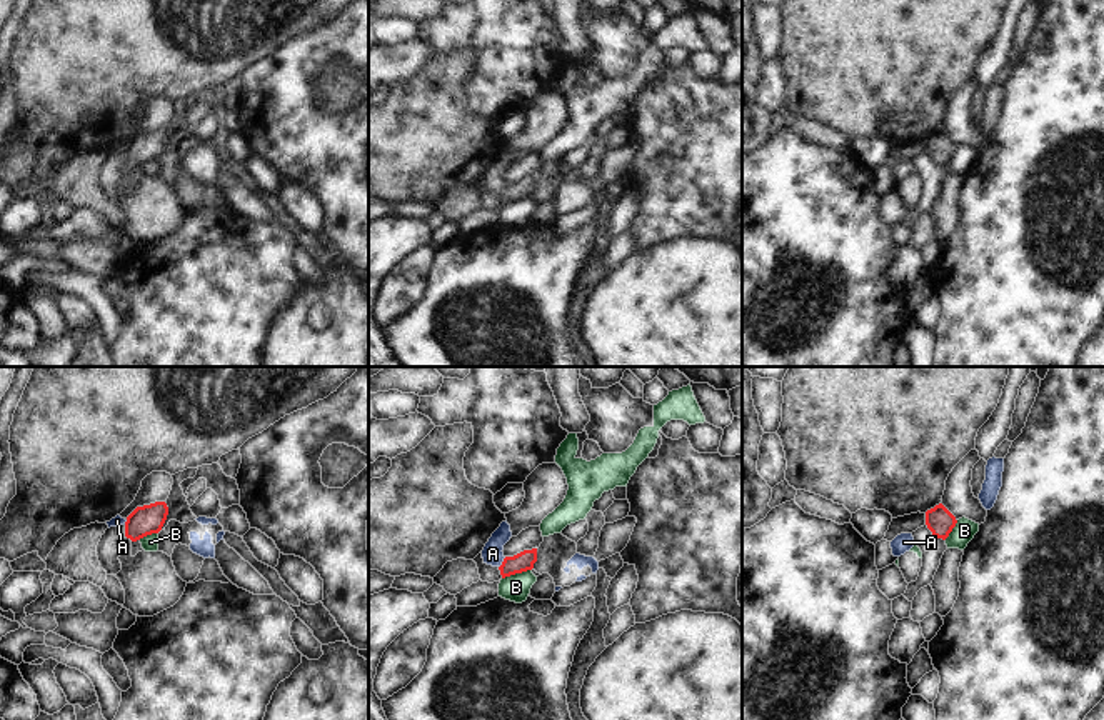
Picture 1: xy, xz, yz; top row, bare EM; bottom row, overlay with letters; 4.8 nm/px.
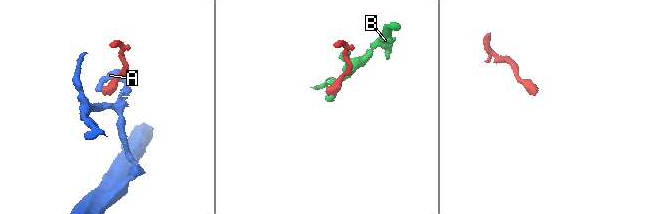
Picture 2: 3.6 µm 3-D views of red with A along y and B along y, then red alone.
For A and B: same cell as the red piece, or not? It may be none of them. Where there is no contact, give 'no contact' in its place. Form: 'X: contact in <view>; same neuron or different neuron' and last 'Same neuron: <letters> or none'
A: contact in xz; different neuron
B: contact in xz; different neuron
Same neuron: none

